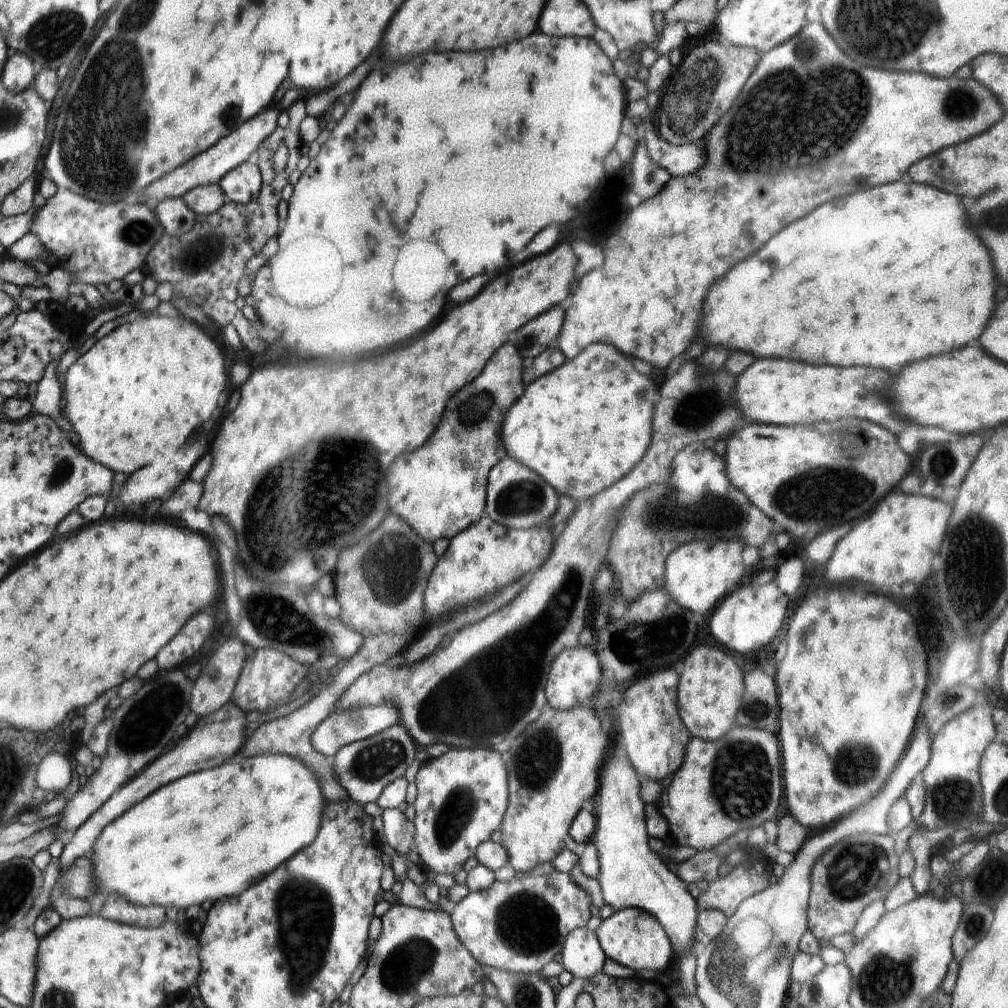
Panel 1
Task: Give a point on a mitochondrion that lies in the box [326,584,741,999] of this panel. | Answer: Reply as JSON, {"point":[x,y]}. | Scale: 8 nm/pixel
{"point":[527,922]}

